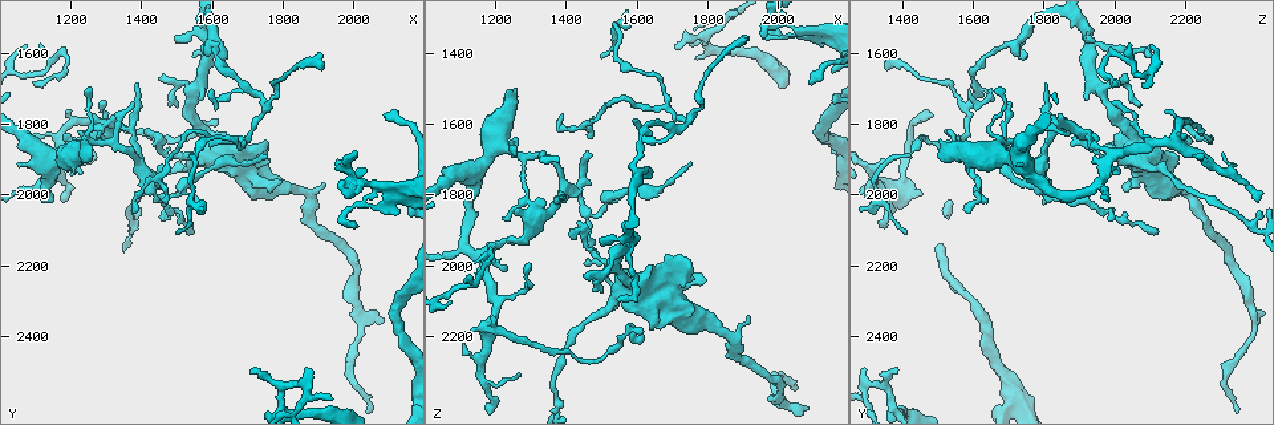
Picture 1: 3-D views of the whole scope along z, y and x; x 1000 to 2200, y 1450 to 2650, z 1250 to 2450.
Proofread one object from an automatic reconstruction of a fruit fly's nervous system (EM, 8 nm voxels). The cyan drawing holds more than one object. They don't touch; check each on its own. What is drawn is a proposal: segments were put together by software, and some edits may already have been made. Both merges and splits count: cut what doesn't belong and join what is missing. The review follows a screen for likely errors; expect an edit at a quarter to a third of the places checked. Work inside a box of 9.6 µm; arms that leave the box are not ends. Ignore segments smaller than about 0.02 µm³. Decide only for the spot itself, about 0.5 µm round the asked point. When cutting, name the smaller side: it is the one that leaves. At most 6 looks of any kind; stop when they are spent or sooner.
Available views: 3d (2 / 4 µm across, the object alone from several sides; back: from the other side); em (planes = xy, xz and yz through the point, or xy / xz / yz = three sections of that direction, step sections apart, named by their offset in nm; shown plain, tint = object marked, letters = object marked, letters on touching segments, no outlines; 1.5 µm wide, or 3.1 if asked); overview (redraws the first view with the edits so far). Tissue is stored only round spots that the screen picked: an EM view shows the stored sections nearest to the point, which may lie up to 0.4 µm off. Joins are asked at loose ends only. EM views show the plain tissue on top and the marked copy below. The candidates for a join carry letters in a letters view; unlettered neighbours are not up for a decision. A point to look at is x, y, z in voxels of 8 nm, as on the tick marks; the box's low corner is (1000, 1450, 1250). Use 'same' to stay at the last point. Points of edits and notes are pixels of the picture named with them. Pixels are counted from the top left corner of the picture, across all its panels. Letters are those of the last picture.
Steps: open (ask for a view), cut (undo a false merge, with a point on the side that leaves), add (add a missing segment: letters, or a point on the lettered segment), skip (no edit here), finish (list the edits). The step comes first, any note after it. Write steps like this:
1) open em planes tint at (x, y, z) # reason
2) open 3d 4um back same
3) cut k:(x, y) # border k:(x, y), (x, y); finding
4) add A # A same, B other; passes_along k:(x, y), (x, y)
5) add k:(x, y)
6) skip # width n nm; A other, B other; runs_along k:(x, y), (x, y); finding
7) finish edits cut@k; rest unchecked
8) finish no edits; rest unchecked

open em xy step 8 tint at (1550, 1610, 2100) # thin end

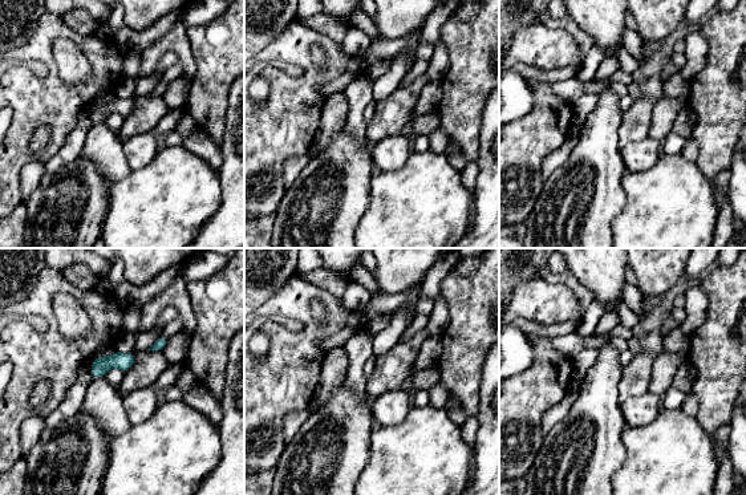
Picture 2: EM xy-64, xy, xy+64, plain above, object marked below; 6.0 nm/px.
open em xy step 8 letters same # see the neighbours

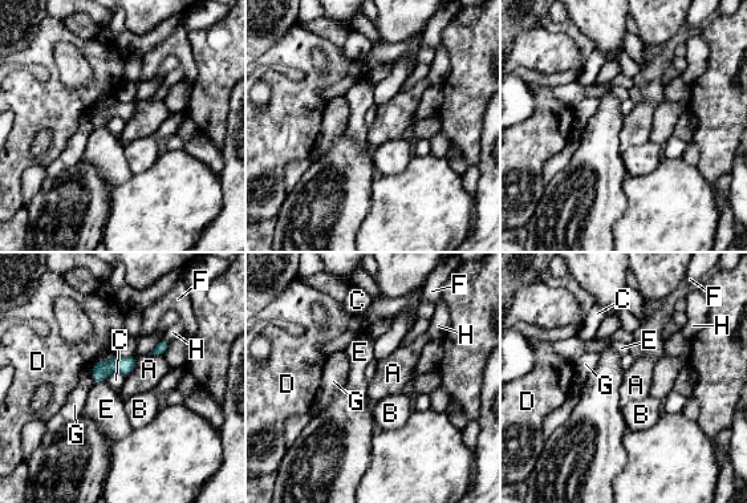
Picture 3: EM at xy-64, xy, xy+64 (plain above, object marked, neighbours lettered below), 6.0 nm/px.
skip # A other, B other, C other, D other, E other, F other, G other, H other; border 3:(117, 355), (109, 360), (97, 361); no lettered segment goes on from it

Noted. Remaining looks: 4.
open em yz step 8 letters at (1480, 1920, 1680) # free end

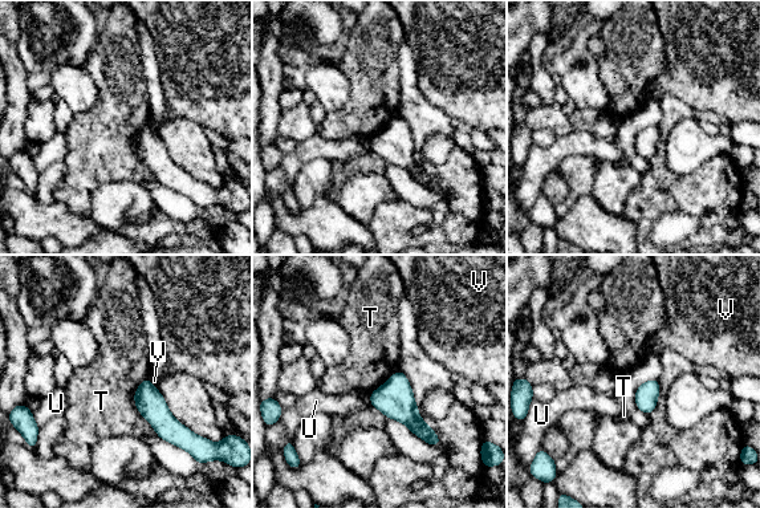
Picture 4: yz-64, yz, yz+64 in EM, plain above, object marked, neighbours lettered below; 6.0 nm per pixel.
skip # width 140 nm; longest_contact T 360 nm; T other, U other, V other; none of them fits

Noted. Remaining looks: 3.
open 3d 2um back at (1540, 2100, 2130) # branch stops here

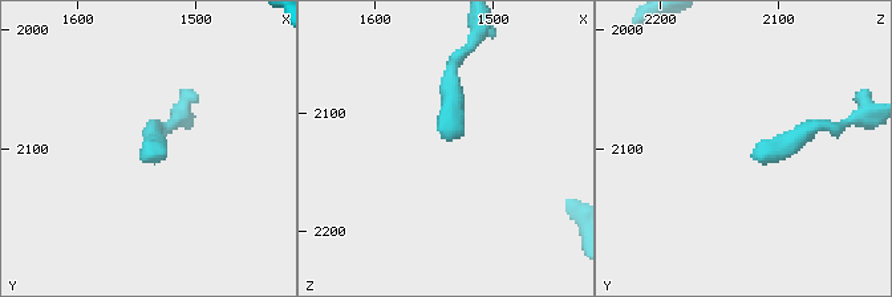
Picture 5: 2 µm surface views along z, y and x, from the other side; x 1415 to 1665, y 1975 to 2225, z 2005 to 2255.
open em planes letters at (1540, 2106, 2122)

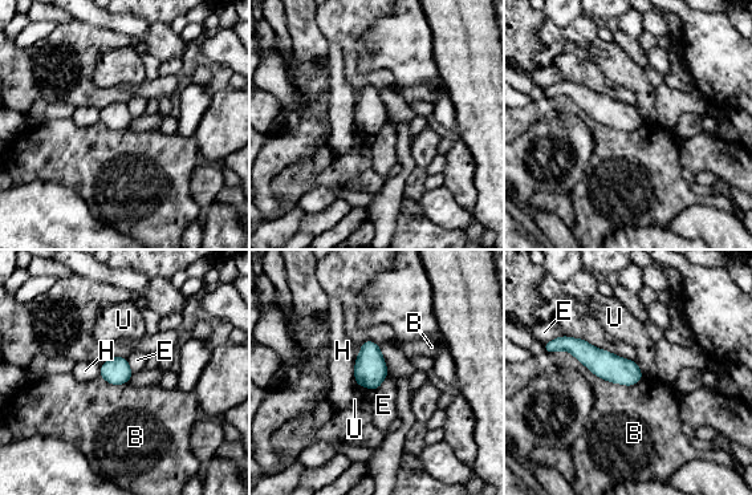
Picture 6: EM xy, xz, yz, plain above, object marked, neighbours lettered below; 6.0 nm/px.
skip # width 160 nm; B other, E other, H other, U other; runs_along 6:(570, 345), (608, 366), (638, 376); no lettered segment goes on from it

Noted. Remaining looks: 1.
finish no edits; rest unchecked

